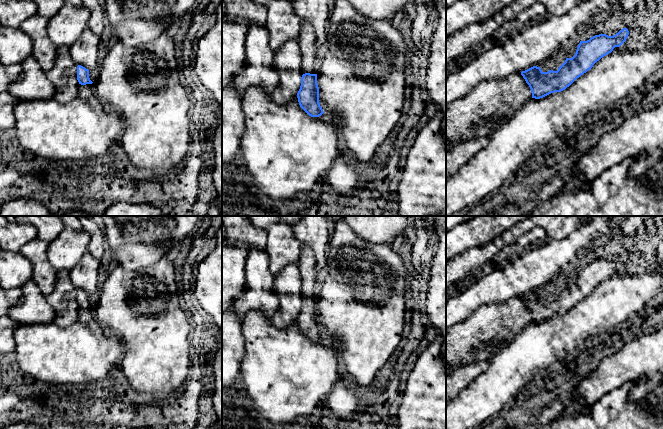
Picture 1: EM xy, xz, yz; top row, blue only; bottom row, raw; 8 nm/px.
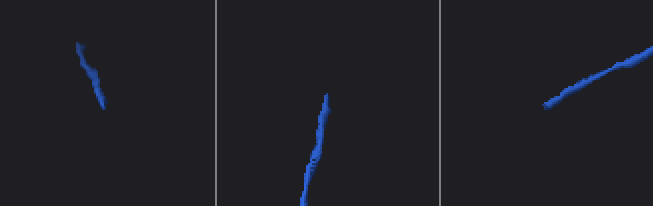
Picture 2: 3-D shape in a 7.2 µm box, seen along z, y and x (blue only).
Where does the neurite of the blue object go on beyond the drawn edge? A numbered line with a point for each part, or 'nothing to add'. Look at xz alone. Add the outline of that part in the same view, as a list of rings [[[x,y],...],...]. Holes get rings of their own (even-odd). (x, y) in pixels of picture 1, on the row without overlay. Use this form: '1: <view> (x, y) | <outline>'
1: xz (306, 263) | [[[303,247],[298,261],[301,273],[301,296],[303,298],[317,298],[318,285],[316,283],[315,263],[313,251],[309,247]]]

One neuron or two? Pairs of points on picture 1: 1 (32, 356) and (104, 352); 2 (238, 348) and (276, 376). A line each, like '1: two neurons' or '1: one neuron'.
1: one neuron
2: two neurons

